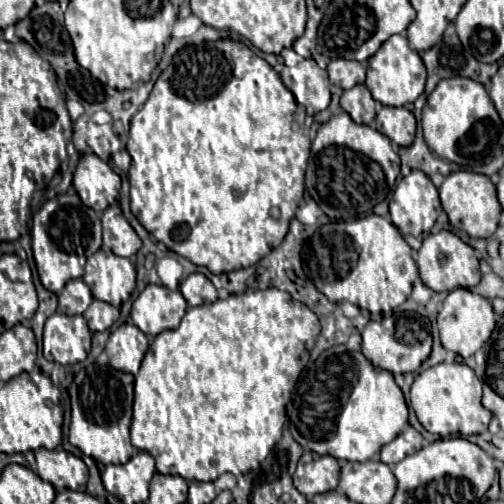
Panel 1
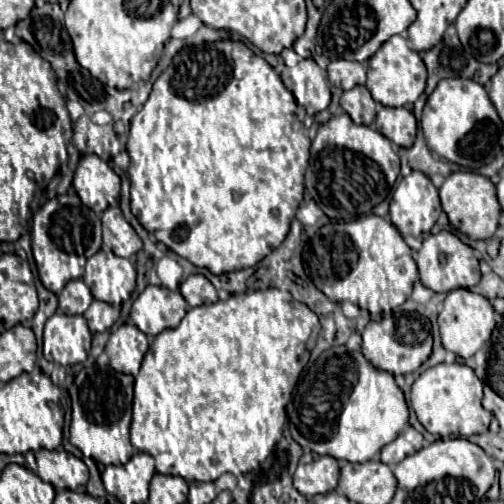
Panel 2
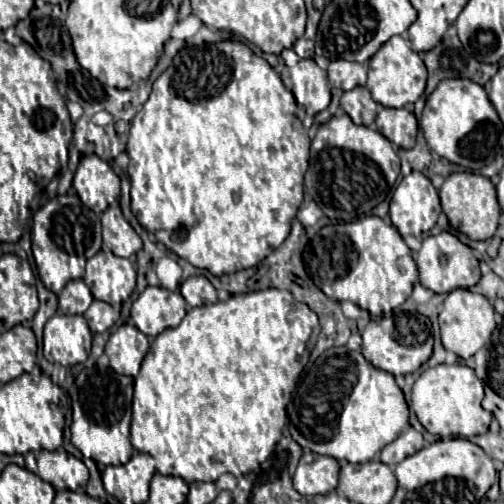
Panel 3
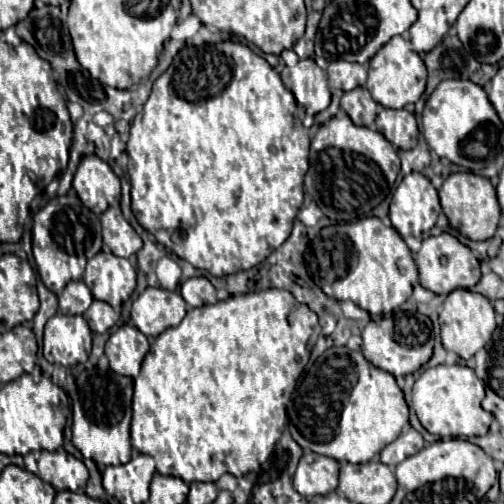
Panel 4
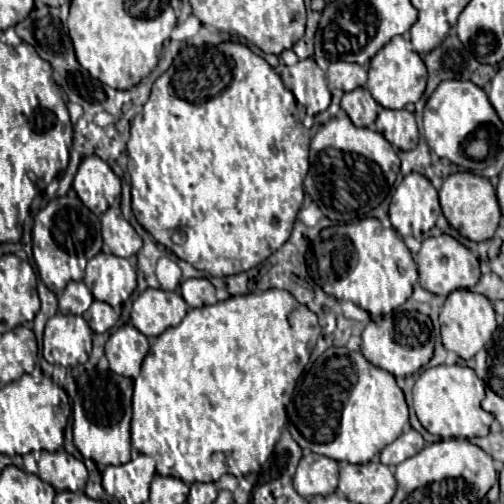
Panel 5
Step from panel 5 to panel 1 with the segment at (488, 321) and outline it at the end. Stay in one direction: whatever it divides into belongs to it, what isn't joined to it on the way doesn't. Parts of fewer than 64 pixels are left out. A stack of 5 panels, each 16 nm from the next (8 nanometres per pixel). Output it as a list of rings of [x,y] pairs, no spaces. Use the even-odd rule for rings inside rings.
[[[456,288],[442,302],[442,310],[438,314],[438,330],[440,330],[442,346],[446,350],[450,350],[450,352],[460,354],[462,358],[468,358],[474,352],[478,352],[488,342],[494,326],[496,326],[494,308],[480,294],[474,294],[474,292],[466,290],[466,288]]]

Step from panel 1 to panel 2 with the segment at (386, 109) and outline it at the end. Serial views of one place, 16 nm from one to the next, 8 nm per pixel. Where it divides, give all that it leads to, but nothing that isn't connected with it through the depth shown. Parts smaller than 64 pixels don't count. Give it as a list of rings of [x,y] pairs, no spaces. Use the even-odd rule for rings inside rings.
[[[382,108],[376,116],[376,128],[396,146],[410,148],[416,140],[416,118],[406,108]]]

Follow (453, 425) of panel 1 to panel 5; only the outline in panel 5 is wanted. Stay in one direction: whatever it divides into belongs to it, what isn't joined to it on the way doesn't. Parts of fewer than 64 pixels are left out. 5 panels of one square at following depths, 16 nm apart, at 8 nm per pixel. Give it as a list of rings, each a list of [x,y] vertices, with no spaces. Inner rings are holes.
[[[436,366],[426,368],[414,384],[414,412],[420,424],[434,436],[442,440],[448,438],[476,438],[486,436],[494,420],[492,414],[482,410],[480,402],[484,400],[484,382],[468,366]]]

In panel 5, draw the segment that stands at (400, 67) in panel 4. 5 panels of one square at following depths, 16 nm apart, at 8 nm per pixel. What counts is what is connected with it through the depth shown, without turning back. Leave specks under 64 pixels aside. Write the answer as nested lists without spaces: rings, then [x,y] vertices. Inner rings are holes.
[[[394,36],[372,60],[368,68],[368,84],[366,88],[374,96],[374,100],[390,110],[402,110],[410,102],[418,102],[426,88],[426,68],[422,58],[410,50],[410,42],[404,36]]]

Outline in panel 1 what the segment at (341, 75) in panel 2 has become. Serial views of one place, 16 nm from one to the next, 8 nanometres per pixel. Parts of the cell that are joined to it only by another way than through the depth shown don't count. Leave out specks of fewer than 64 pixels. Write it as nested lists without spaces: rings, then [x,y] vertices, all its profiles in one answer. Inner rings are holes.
[[[338,58],[328,64],[328,76],[334,86],[348,90],[348,88],[354,88],[356,84],[366,82],[366,66],[356,60]]]

